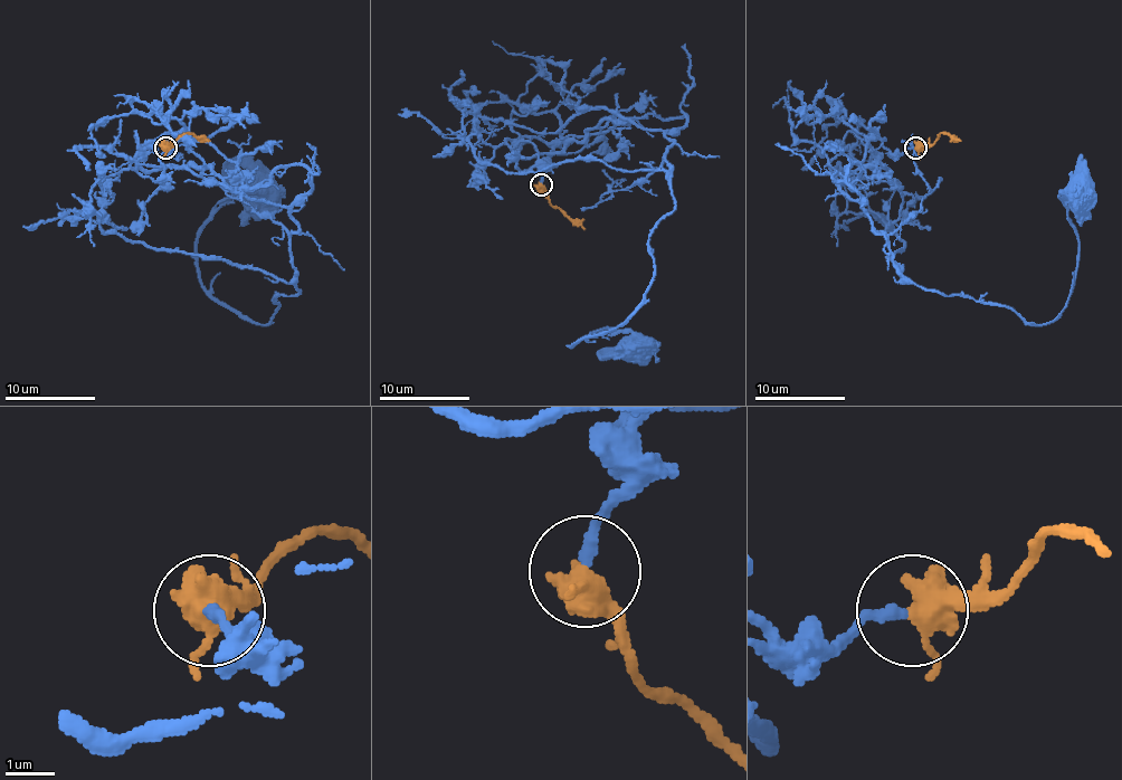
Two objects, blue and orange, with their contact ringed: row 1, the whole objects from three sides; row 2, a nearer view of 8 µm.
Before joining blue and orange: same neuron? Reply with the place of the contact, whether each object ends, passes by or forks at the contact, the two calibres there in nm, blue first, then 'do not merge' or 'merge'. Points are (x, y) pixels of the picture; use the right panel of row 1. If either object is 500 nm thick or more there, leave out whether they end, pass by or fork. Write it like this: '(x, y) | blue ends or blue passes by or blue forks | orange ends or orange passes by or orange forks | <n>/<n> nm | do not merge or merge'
(915, 148) | 240/550 nm | merge

